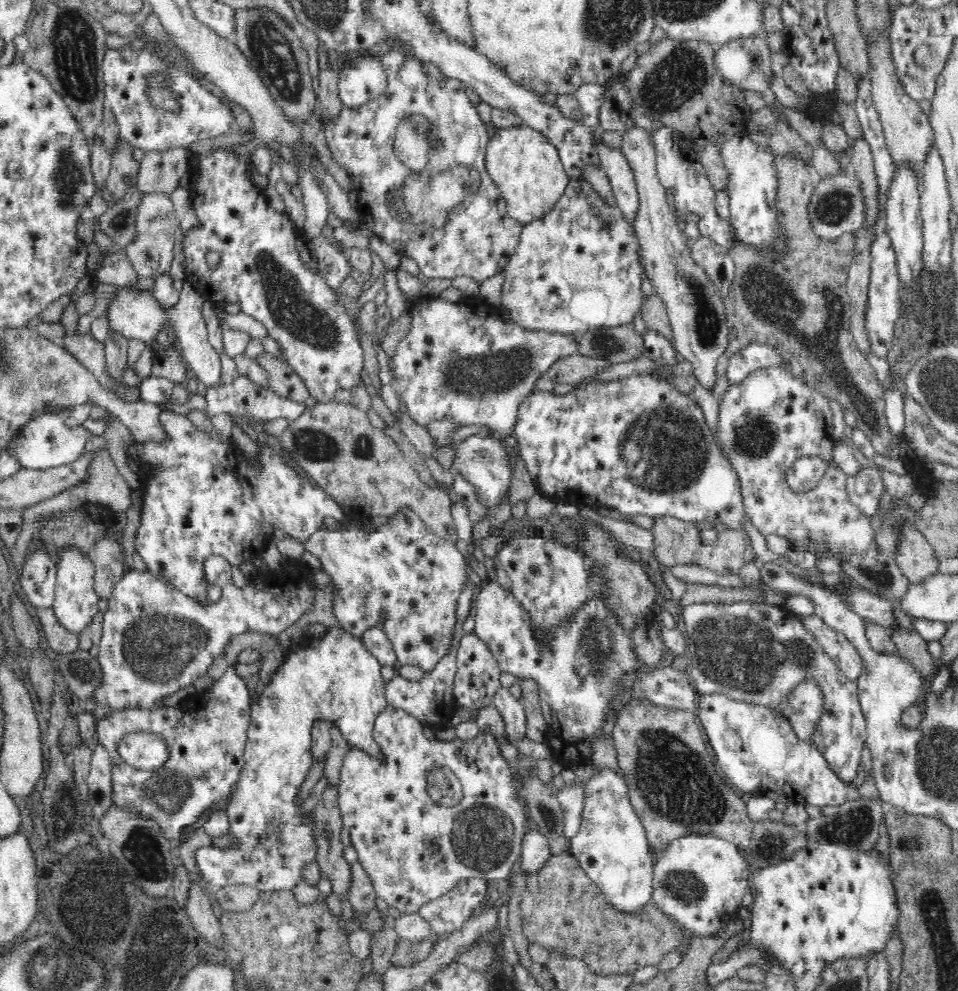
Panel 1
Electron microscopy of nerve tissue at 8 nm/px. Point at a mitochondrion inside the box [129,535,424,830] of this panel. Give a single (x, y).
(167, 792)

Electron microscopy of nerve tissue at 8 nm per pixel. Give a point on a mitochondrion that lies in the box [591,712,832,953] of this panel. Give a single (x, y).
(674, 785)

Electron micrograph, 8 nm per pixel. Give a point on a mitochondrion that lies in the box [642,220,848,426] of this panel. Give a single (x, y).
(708, 329)

